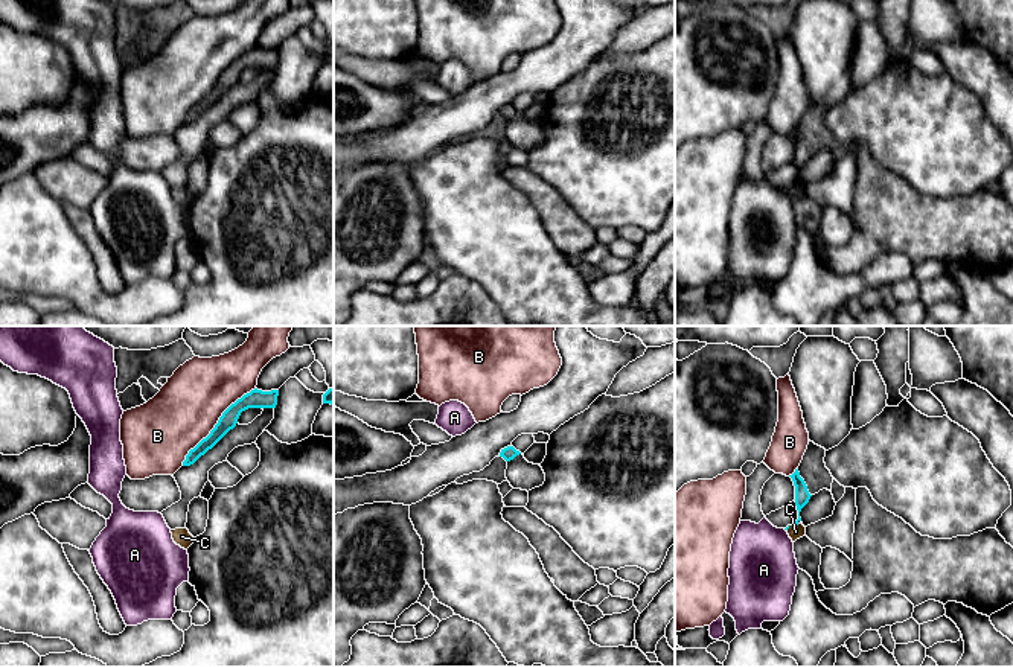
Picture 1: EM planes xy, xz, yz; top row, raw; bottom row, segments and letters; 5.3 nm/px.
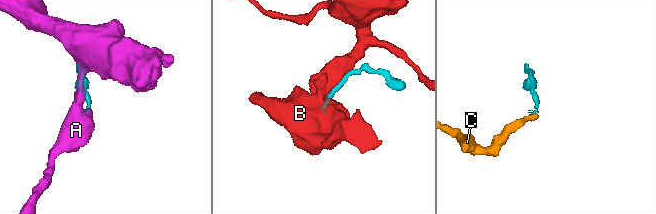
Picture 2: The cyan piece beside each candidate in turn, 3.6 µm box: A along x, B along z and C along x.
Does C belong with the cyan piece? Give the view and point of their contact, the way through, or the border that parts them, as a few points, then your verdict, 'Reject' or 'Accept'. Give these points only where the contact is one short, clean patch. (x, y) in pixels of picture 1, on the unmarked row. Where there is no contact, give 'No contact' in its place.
Touches cyan at yz (795, 183). Boundary: yz (798, 183), (792, 185). Reject

